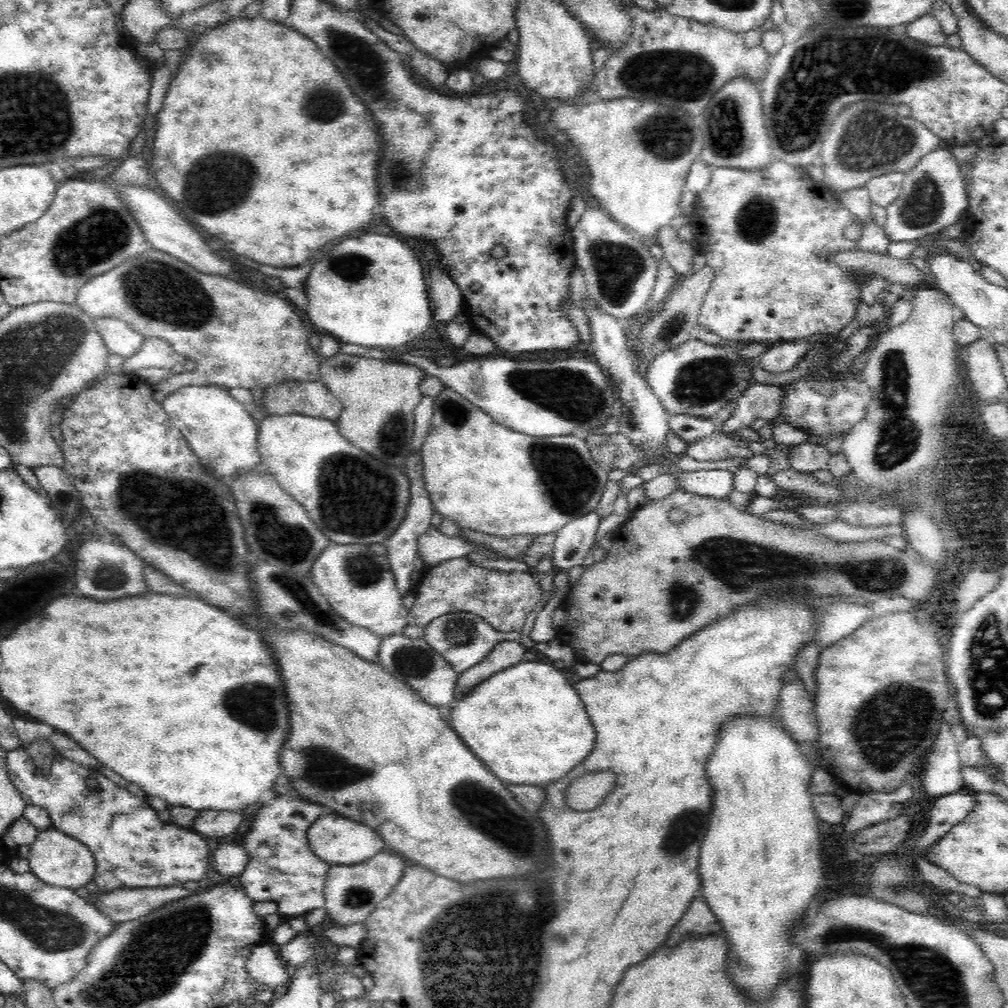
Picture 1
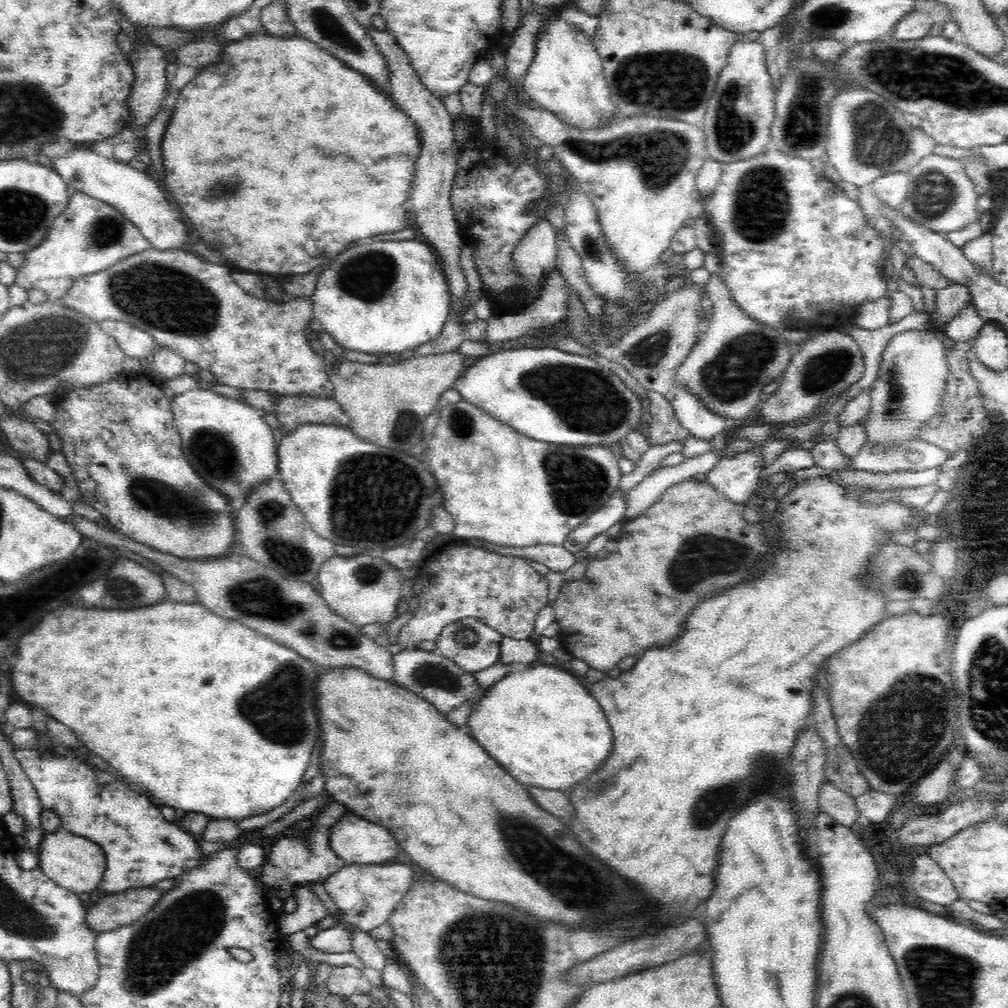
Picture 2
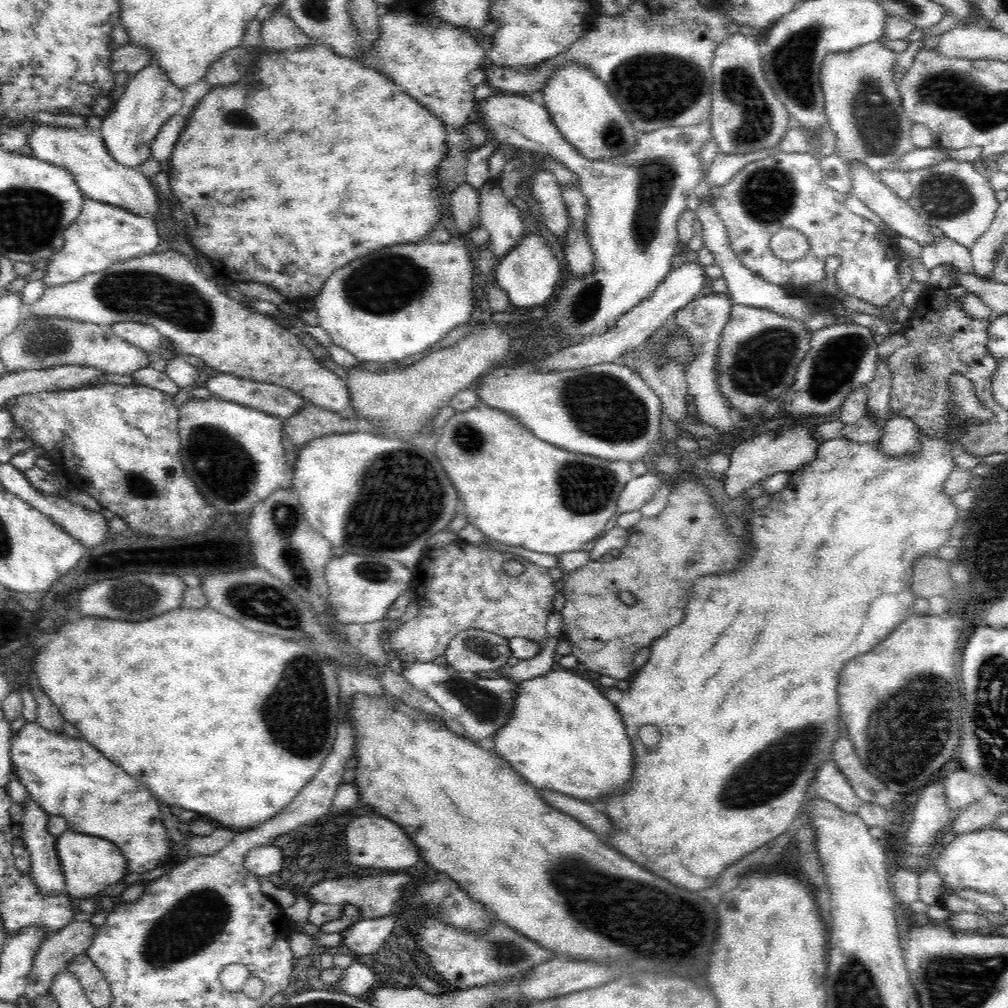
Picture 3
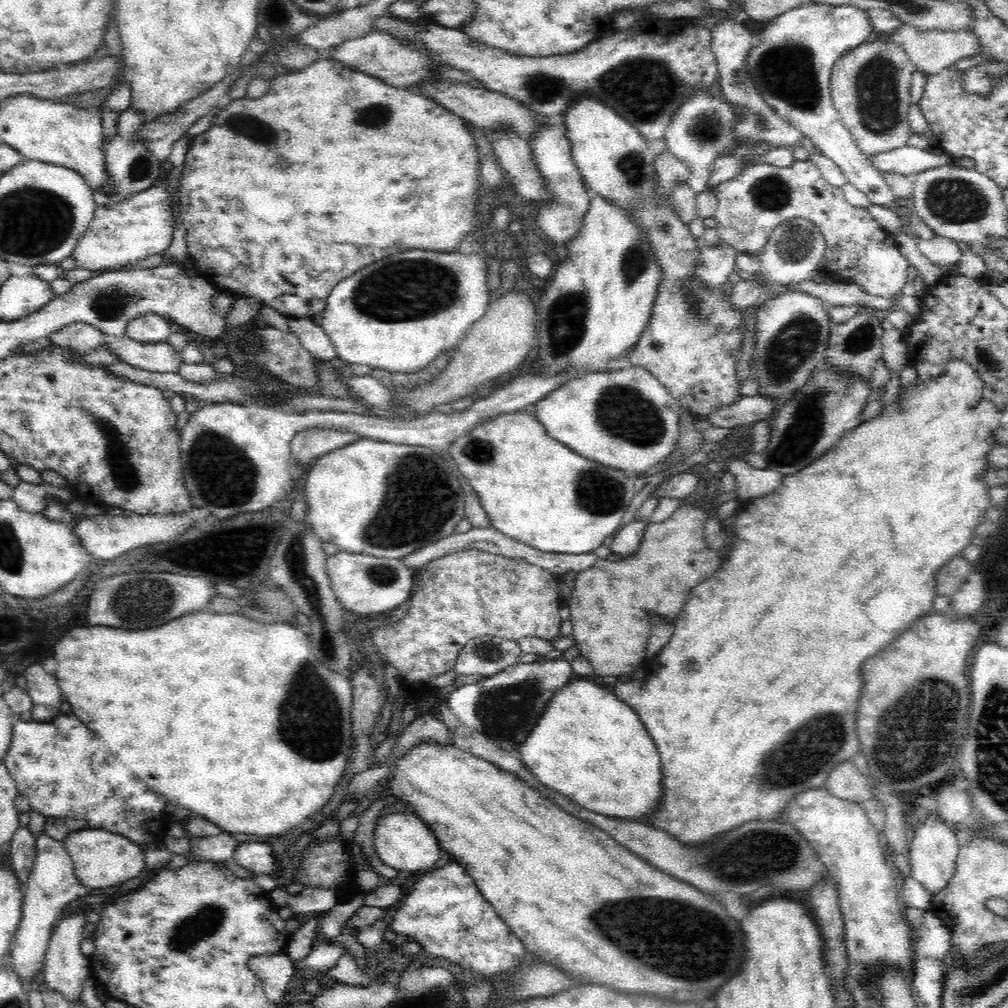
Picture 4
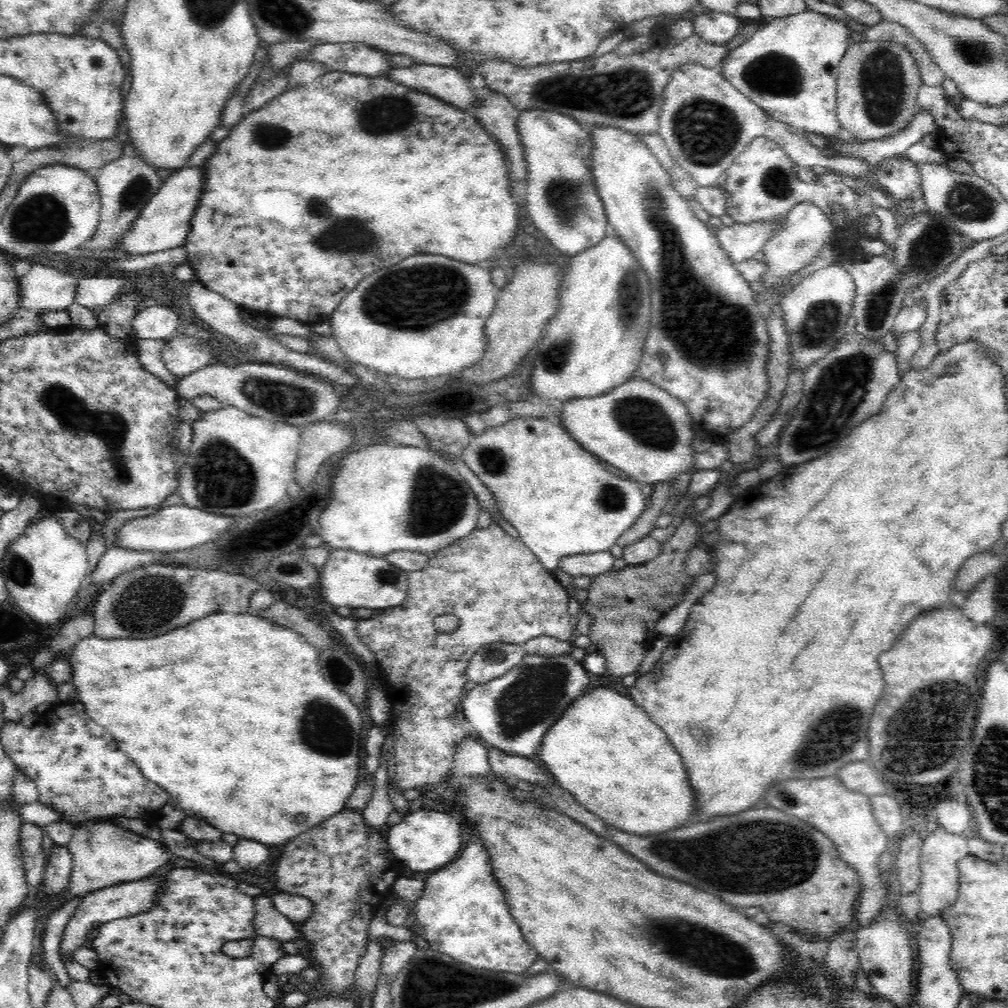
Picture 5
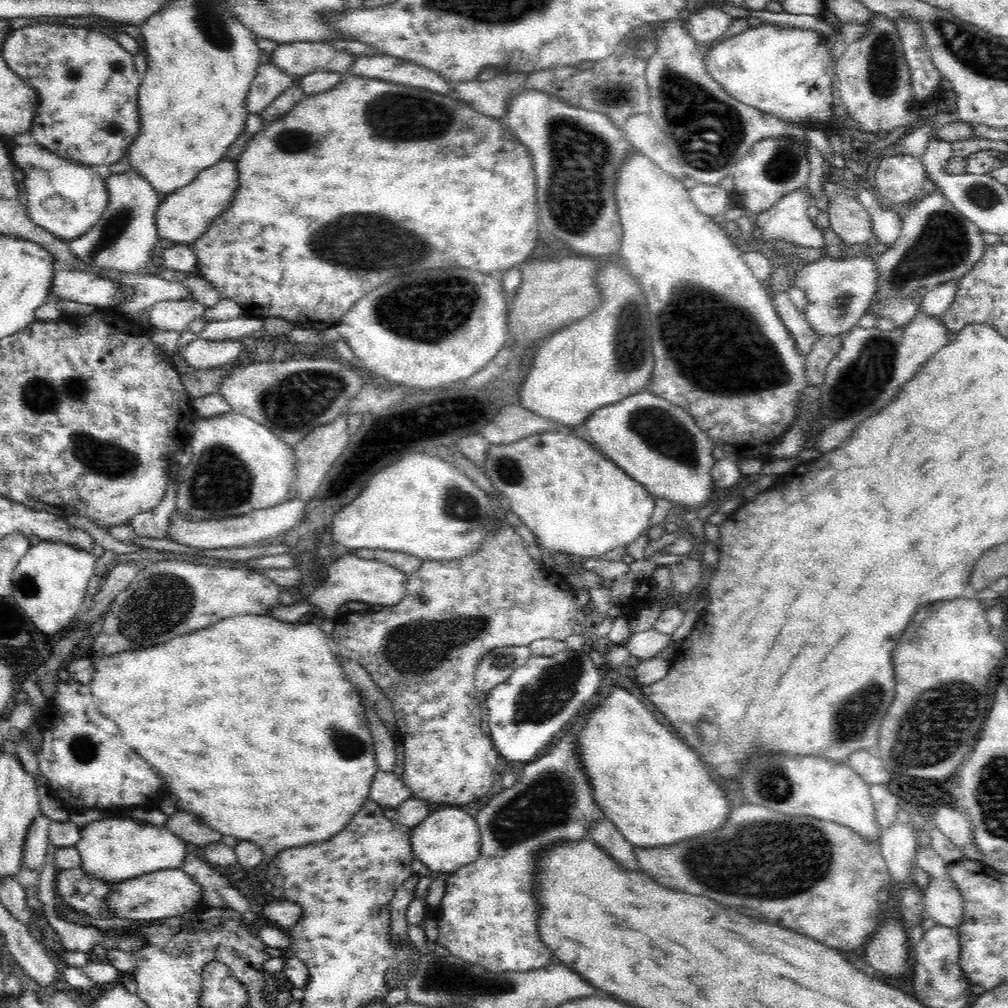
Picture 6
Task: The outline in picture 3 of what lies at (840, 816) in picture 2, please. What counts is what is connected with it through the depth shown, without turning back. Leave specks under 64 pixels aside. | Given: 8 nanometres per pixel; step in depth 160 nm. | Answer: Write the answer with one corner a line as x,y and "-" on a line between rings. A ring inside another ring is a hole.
830,759
817,771
815,782
809,792
813,796
836,803
849,814
858,815
863,803
848,778
839,770
837,763

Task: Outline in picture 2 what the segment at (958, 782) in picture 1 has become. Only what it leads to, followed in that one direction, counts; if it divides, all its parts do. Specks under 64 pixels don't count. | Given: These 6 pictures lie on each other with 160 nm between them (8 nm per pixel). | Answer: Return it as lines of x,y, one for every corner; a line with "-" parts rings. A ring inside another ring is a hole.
942,758
937,766
930,771
926,778
922,778
916,786
916,804
918,806
934,806
947,804
948,796
953,789
957,770
948,758

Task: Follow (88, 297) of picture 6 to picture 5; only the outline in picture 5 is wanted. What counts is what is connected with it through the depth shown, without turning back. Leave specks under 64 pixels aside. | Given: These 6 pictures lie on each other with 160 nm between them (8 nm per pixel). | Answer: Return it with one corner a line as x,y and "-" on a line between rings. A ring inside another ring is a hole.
32,261
30,271
19,278
21,308
37,313
68,309
76,303
79,280
72,273

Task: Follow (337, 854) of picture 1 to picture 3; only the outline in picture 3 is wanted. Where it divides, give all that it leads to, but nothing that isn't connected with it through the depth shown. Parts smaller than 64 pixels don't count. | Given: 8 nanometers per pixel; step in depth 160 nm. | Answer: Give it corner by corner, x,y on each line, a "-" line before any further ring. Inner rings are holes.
372,814
356,818
350,822
345,832
349,860
356,866
381,868
394,872
408,870
416,866
421,859
418,847
408,837
408,833
400,825
384,816

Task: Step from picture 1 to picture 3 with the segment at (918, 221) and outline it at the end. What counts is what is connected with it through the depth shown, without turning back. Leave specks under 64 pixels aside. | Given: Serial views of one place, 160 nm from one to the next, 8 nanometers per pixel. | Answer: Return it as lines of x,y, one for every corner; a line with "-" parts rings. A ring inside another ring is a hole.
944,159
931,167
908,173
913,194
906,201
928,226
936,226
948,238
971,247
992,224
1000,202
990,185
989,175
978,172
972,162

